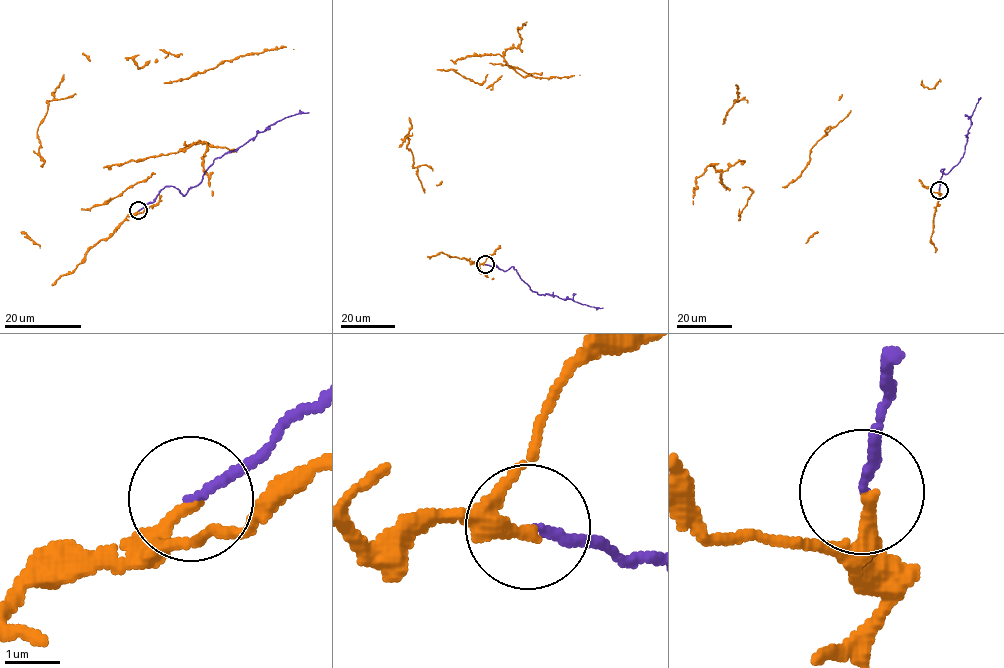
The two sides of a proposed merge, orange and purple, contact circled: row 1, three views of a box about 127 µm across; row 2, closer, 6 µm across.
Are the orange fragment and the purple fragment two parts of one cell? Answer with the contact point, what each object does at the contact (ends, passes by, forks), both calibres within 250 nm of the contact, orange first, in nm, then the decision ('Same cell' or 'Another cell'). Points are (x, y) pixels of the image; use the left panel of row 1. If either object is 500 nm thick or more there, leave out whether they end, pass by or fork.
Place: (138, 210). At the ring orange ends. At the ring purple ends. Thickness 200 nm (orange) against 160 nm. Another cell

